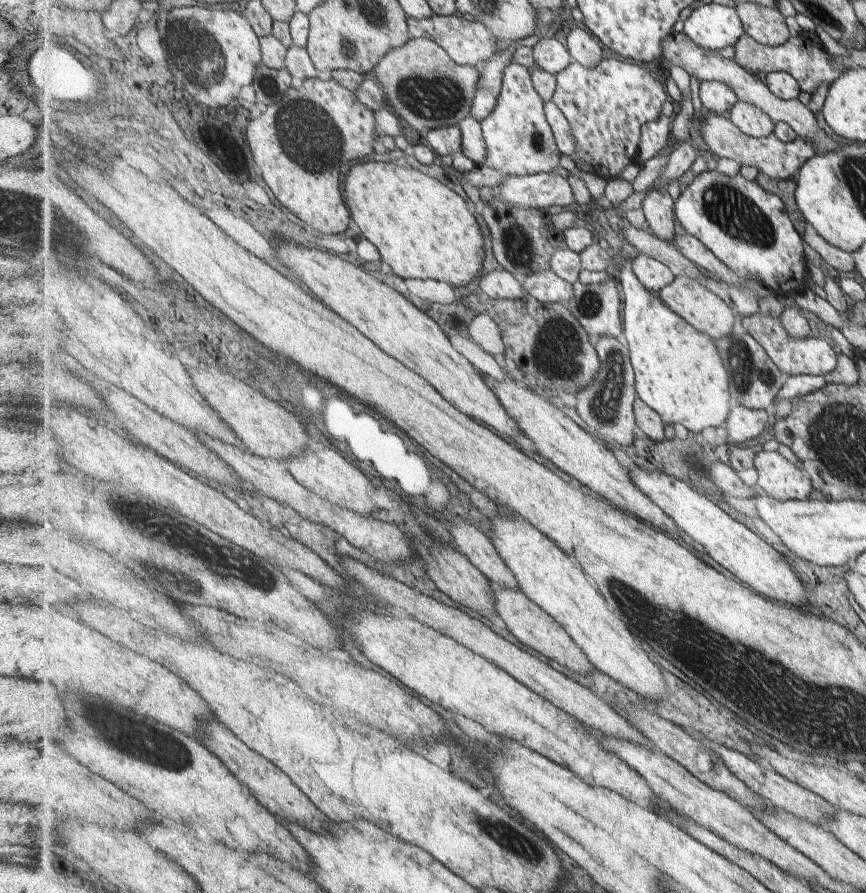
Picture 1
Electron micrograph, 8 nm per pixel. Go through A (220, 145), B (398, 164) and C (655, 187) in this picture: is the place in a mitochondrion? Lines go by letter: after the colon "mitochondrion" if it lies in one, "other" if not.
A: other
B: other
C: other

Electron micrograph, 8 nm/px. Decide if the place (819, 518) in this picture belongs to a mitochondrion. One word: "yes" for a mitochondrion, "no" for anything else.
no

